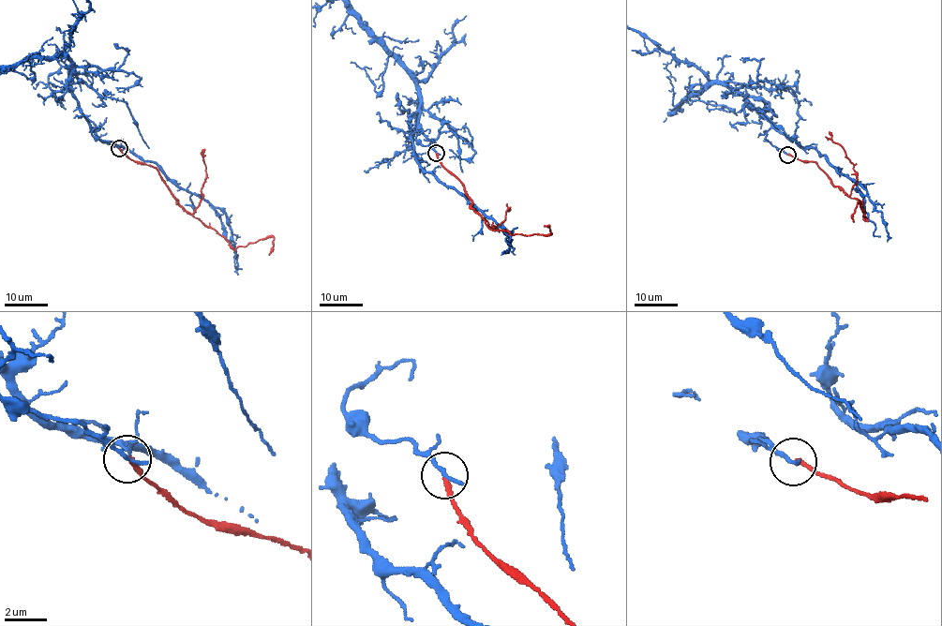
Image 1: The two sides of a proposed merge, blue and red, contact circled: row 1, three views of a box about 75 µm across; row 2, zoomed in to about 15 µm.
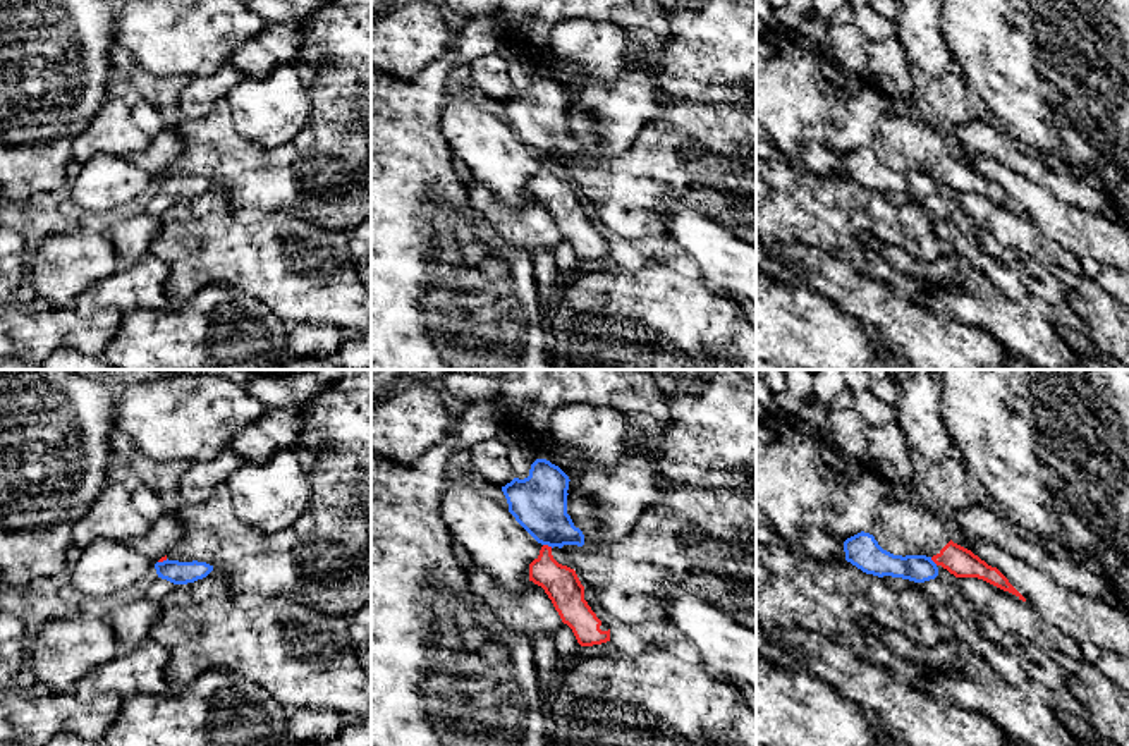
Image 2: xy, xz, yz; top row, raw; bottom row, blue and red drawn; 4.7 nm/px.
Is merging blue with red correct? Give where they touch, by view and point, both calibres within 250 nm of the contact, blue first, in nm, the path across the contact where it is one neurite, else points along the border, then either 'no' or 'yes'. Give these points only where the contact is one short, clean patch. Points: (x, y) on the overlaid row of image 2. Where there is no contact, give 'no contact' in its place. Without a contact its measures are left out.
meets blue in xz at (549, 545); 260 nm thick on the blue side, 170 nm on the other; border along xz (543, 544), (552, 547); no

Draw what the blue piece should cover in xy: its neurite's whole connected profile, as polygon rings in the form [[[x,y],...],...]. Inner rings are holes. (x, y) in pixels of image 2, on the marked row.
[[[167,559],[163,562],[156,562],[155,569],[162,579],[167,579],[174,584],[187,584],[206,578],[213,571],[213,566],[198,560],[179,562]]]

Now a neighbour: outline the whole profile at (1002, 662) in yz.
[[[938,603],[933,610],[937,622],[949,629],[954,638],[978,653],[992,670],[1007,682],[1026,688],[1029,677],[1017,657],[1004,646],[986,639],[973,622],[964,621],[952,605]]]

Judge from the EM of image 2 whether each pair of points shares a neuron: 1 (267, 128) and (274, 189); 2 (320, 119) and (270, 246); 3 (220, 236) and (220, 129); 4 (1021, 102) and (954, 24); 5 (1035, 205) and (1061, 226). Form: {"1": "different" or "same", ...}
{"1": "different", "2": "different", "3": "different", "4": "same", "5": "same"}

